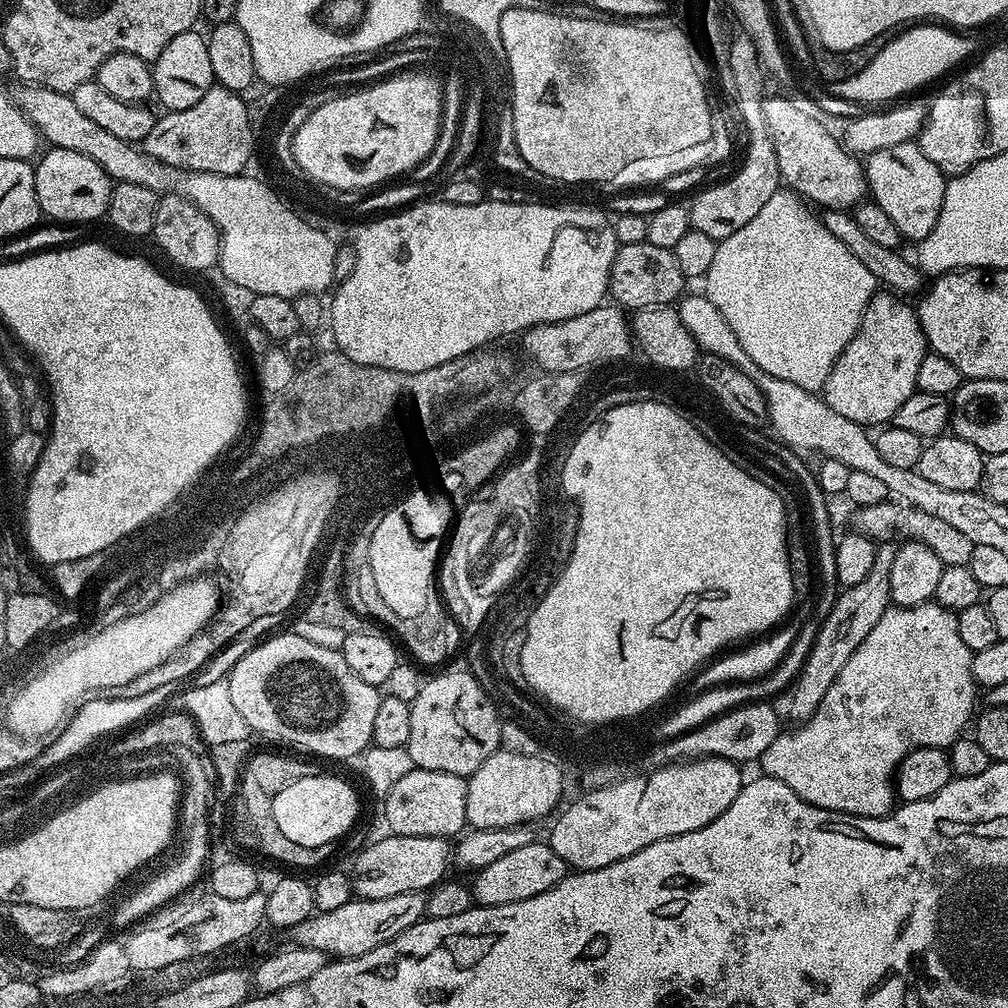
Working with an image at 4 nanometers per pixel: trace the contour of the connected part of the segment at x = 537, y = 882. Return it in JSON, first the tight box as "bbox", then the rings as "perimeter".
{"bbox":[471,842,569,908],"perimeter":[[[533,842],[526,846],[518,846],[510,854],[498,858],[498,862],[490,862],[480,872],[475,873],[471,881],[472,898],[477,905],[486,908],[497,908],[510,902],[522,902],[526,898],[534,898],[534,894],[542,894],[542,890],[550,890],[562,878],[569,875],[568,863],[558,854],[554,854],[551,843]]]}

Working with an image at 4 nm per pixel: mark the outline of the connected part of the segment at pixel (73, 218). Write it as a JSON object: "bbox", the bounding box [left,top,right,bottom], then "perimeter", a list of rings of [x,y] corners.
{"bbox":[34,147,114,222],"perimeter":[[[53,147],[47,151],[34,164],[36,197],[41,213],[52,222],[84,222],[82,220],[96,220],[99,216],[101,219],[108,211],[114,183],[112,177],[102,170],[102,166],[98,166],[98,162],[94,162],[94,158],[86,158],[86,154]]]}

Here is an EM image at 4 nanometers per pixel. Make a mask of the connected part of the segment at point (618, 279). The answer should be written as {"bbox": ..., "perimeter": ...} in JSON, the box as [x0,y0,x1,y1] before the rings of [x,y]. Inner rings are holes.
{"bbox":[608,242,686,310],"perimeter":[[[647,242],[621,247],[610,266],[608,291],[611,299],[616,299],[617,301],[613,301],[624,310],[671,305],[685,295],[684,285],[686,279],[673,249],[663,249],[662,246],[650,245]]]}

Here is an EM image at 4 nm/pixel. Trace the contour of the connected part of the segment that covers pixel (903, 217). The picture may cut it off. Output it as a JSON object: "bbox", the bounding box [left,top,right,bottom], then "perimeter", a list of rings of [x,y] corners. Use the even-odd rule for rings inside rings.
{"bbox":[866,143,946,242],"perimeter":[[[919,143],[899,144],[873,152],[867,157],[866,171],[871,199],[886,210],[905,241],[919,242],[934,230],[946,194],[946,177],[922,154]]]}

